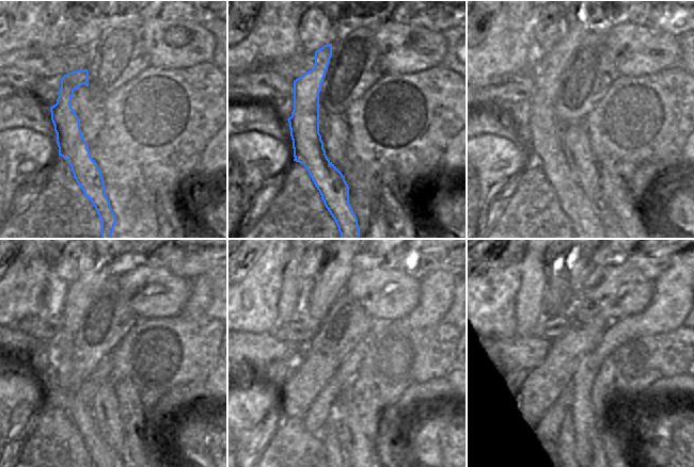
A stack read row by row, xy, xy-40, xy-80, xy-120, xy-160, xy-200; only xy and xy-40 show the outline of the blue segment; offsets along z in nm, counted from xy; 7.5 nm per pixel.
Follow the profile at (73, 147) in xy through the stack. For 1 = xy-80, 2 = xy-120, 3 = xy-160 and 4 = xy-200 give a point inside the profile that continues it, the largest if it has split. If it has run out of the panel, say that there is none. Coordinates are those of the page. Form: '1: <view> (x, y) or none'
1: xy-80 (543, 137)
2: xy-120 (95, 262)
3: xy-160 (330, 280)
4: xy-200 (579, 266)

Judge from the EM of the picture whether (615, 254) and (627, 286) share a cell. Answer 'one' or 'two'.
two

